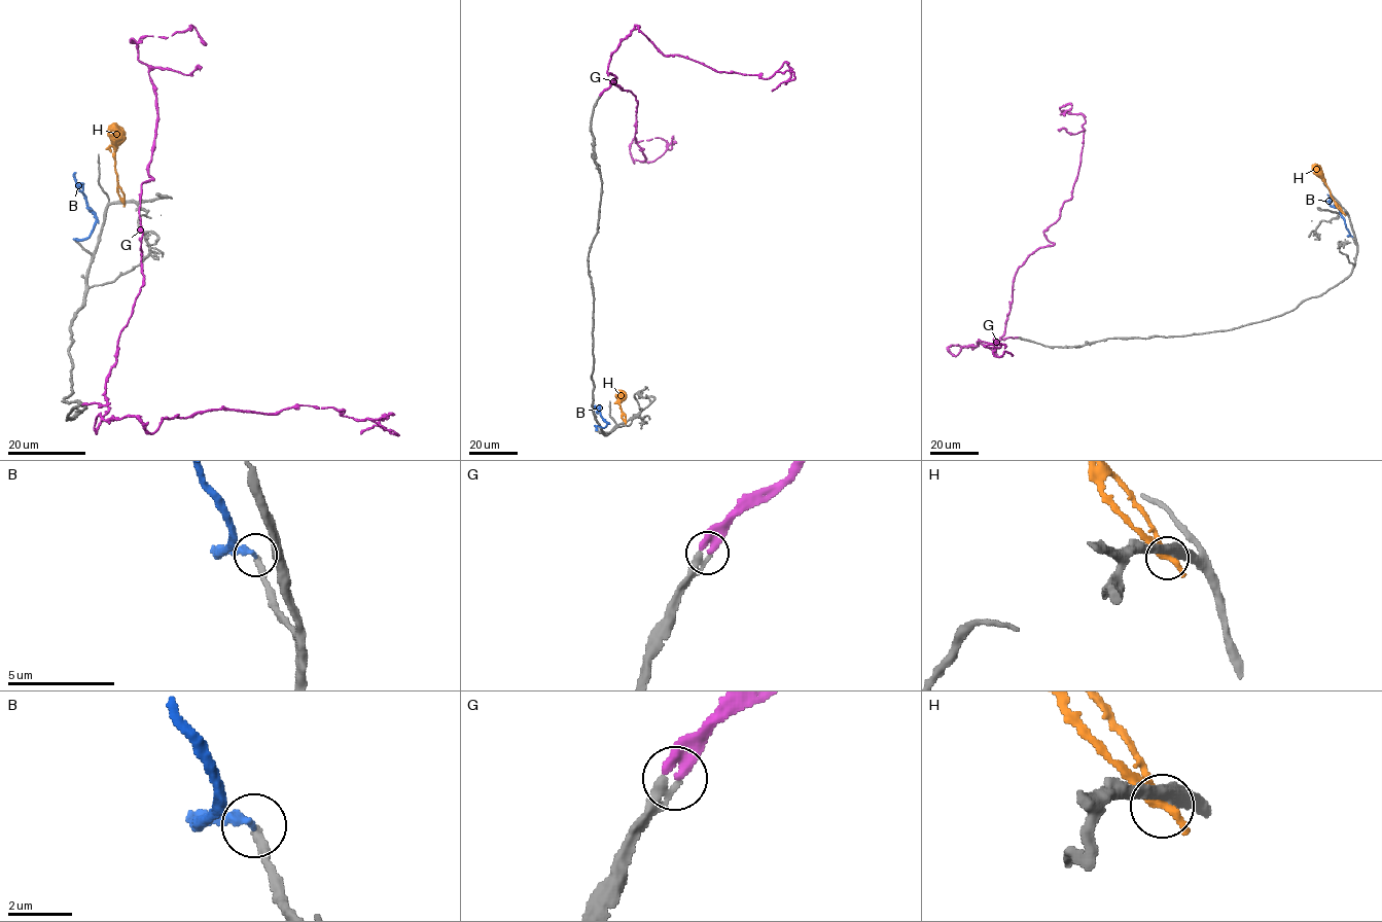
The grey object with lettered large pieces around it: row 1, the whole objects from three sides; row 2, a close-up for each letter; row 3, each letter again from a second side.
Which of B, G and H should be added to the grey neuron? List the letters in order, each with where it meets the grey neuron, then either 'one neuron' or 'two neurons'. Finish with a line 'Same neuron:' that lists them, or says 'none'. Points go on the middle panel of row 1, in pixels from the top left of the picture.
B: contact (596, 430); two neurons
G: contact (600, 96); one neuron
H: contact (626, 421); two neurons
Same neuron: G

